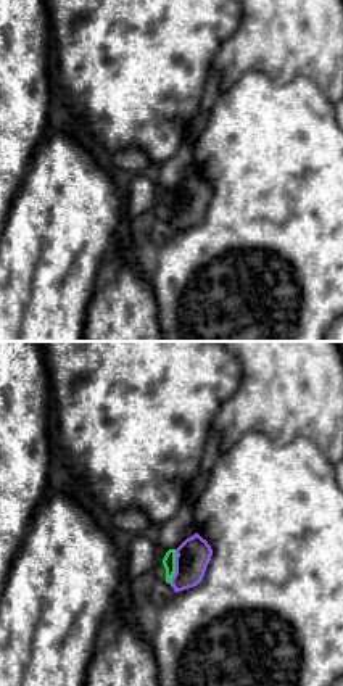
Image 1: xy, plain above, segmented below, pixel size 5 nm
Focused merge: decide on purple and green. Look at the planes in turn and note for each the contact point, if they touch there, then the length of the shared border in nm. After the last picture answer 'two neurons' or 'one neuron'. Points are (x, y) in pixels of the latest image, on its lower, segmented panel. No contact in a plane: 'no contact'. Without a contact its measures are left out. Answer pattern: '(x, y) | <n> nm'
(176, 567) | 190 nm

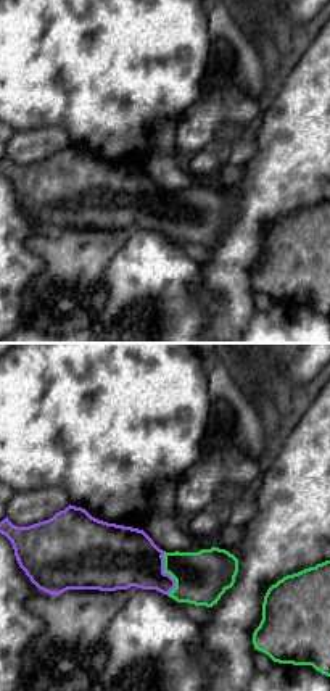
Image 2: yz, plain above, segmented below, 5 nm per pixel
(168, 574) | 220 nm

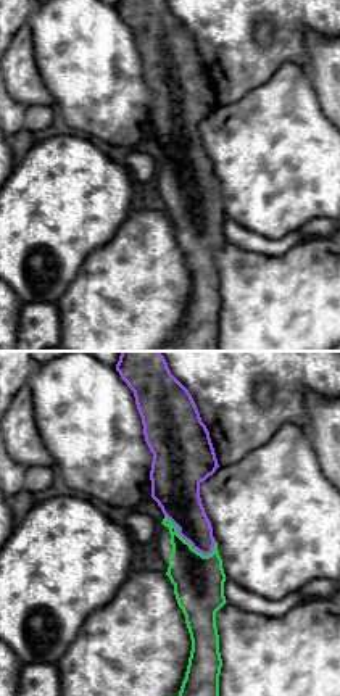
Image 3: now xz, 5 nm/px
(187, 540) | 300 nm

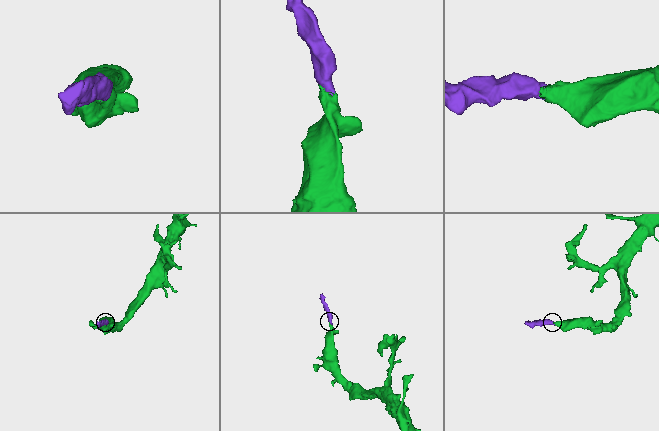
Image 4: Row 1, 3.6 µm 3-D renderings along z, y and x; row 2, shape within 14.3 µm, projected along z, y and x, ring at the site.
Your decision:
one neuron

